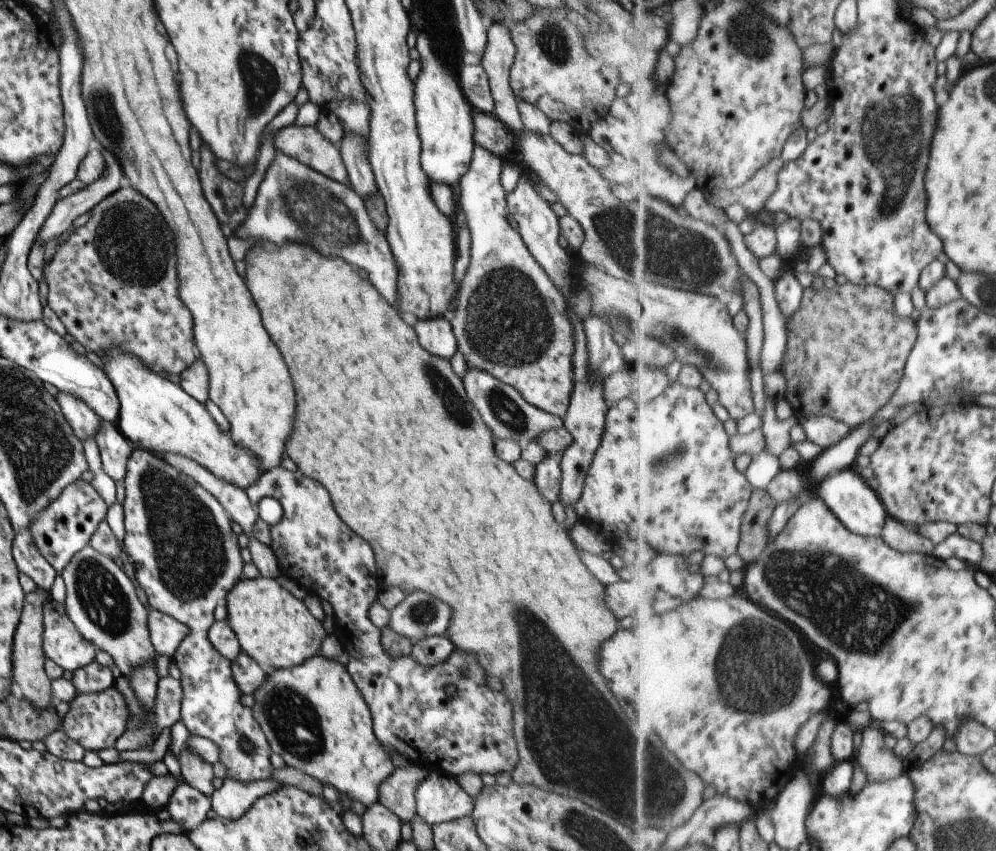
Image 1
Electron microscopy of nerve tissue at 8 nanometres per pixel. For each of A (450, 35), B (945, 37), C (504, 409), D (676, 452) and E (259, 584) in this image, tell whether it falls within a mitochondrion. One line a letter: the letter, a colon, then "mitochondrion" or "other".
A: other
B: other
C: mitochondrion
D: mitochondrion
E: other

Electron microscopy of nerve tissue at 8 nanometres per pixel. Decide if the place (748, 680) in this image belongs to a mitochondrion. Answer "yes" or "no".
yes

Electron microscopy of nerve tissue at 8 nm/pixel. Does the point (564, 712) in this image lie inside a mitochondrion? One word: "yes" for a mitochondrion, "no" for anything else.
yes

